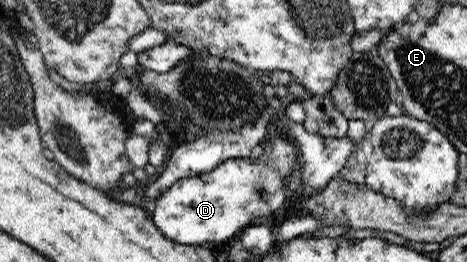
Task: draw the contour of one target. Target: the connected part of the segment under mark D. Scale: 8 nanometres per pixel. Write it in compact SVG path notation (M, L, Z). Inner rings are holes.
M282 133L274 139L262 140L261 146L264 153L256 159L232 157L208 173L179 179L167 187L150 211L151 220L158 227L158 231L165 235L166 239L176 243L200 246L206 241L221 242L233 235L239 235L242 230L252 225L253 221L267 217L272 211L285 207L285 195L289 190L285 186L285 177L296 164L302 161L300 145L292 135Z

